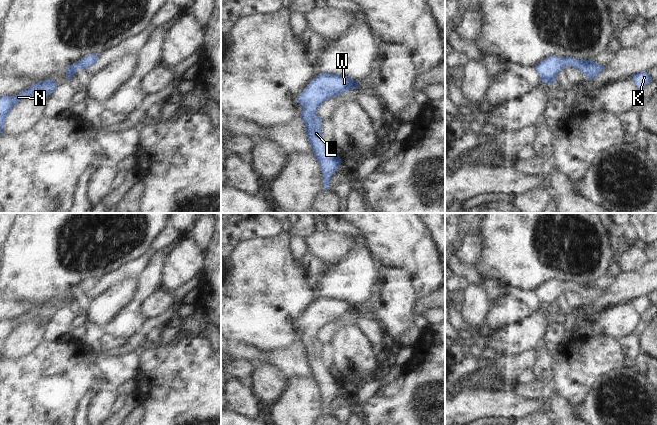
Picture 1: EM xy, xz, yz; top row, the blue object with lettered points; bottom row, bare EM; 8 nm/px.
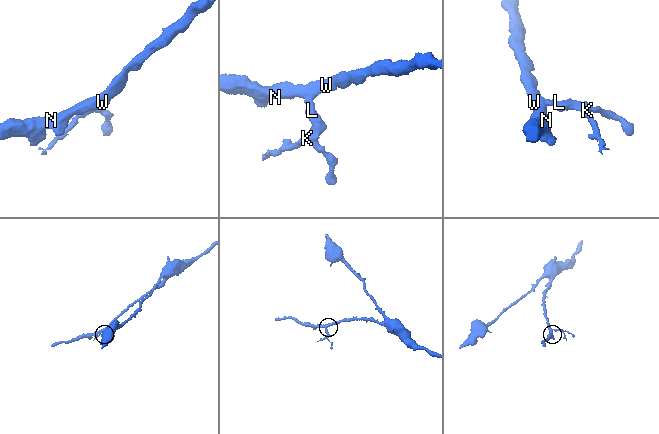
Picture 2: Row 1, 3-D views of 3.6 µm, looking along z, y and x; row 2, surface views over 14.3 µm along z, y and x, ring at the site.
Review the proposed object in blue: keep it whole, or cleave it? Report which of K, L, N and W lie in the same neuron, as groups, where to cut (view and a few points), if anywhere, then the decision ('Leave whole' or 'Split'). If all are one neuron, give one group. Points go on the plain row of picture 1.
Groups: K L N W. No split. Leave whole.

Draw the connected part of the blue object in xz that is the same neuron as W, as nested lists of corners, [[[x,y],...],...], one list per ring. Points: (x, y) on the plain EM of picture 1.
[[[323,297],[312,304],[298,322],[298,326],[304,331],[301,342],[306,350],[308,364],[322,393],[324,414],[331,412],[331,402],[343,386],[334,371],[325,368],[322,359],[322,343],[316,335],[325,325],[359,312],[360,307],[350,301]]]

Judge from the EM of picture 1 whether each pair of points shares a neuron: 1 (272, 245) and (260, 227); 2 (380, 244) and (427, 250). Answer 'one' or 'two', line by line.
1: two
2: one

